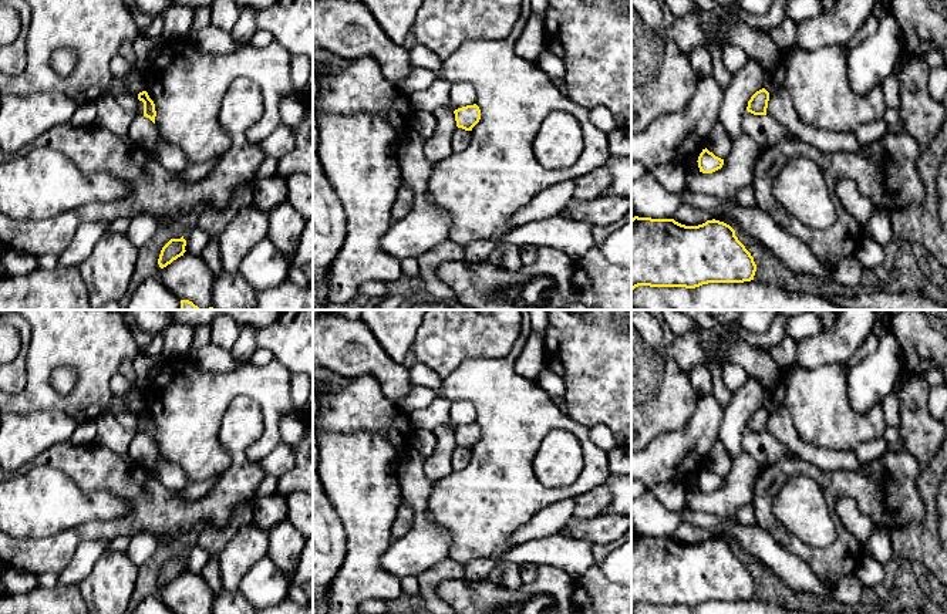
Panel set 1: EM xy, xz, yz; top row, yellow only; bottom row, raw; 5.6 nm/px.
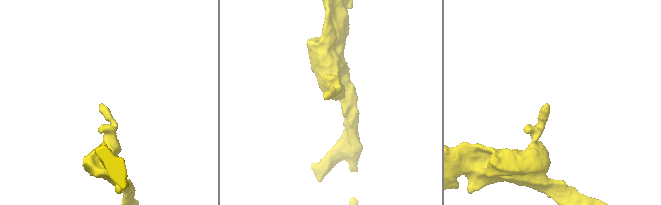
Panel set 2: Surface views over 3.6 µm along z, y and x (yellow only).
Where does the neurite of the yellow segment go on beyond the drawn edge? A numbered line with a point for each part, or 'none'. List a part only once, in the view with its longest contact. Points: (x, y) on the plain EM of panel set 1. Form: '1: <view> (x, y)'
none

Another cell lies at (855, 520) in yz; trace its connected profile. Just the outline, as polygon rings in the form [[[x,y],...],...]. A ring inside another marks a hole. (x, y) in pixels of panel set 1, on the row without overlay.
[[[840,497],[836,505],[836,513],[862,546],[867,543],[870,534],[877,527],[876,520],[860,510],[856,499]]]

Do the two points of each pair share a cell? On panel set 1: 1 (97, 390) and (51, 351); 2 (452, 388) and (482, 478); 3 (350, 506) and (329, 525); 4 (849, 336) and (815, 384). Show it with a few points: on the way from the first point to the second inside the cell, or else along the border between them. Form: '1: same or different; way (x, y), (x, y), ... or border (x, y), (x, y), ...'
1: same; way (91, 377), (64, 351)
2: same; way (478, 398), (491, 411), (491, 452)
3: different; border (327, 496), (343, 528), (346, 549)
4: different; border (796, 363), (808, 368), (828, 364), (842, 365)

